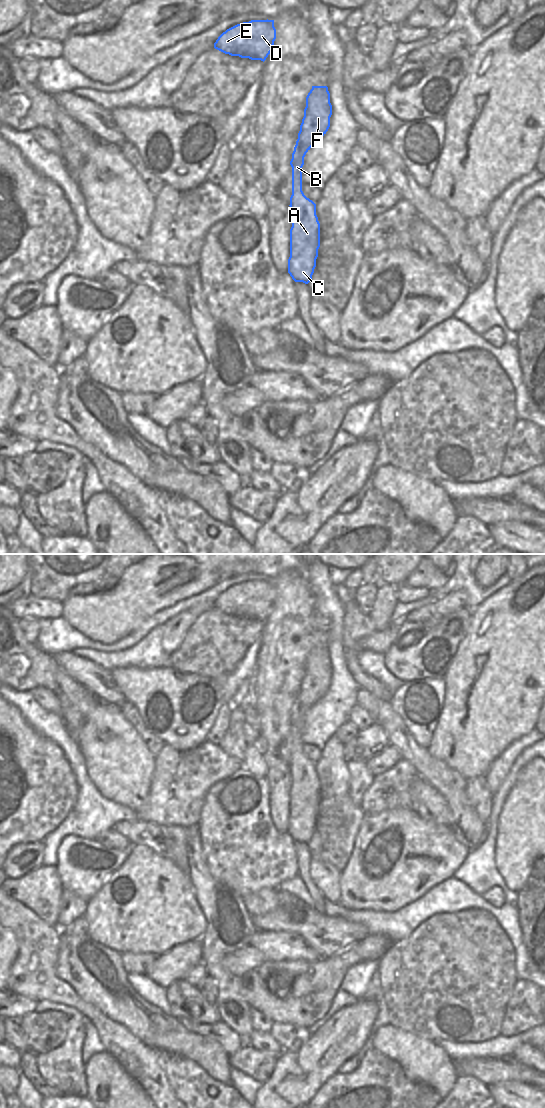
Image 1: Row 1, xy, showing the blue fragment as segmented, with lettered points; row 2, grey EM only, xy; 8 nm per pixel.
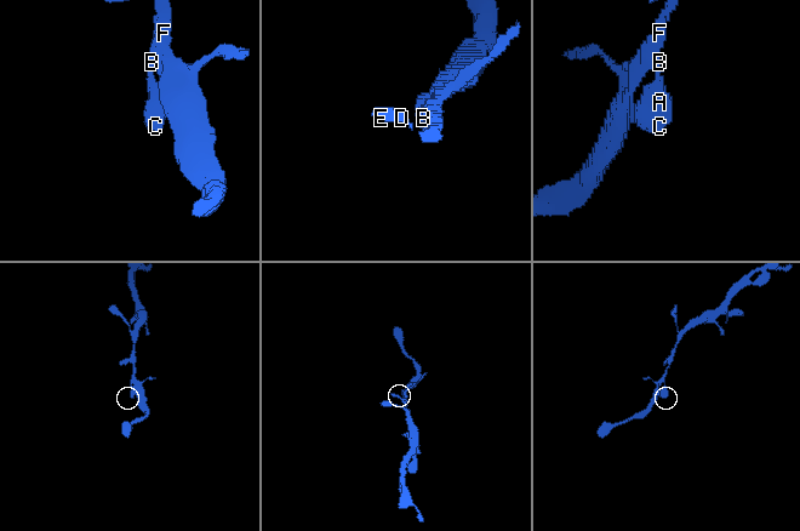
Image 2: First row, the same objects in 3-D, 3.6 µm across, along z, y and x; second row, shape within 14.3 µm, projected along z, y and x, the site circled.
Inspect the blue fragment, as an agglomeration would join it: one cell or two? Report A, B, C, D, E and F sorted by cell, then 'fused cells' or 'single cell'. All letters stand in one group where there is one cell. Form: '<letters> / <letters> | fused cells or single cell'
A B C D E F | single cell

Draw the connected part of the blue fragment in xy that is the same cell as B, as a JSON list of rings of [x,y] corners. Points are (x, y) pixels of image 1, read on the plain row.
[[[312,646],[306,657],[304,677],[292,713],[292,755],[290,757],[290,817],[288,833],[295,842],[308,844],[312,839],[320,807],[320,783],[316,764],[302,751],[302,727],[306,713],[330,687],[332,665],[327,646]]]

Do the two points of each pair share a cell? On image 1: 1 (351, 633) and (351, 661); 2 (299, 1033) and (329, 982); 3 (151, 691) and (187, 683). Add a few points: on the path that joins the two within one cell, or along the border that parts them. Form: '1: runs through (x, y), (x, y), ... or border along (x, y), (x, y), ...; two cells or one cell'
1: runs through (351, 640), (351, 654); one cell
2: border along (279, 1021), (307, 1028); two cells
3: runs through (160, 689), (178, 689); one cell

